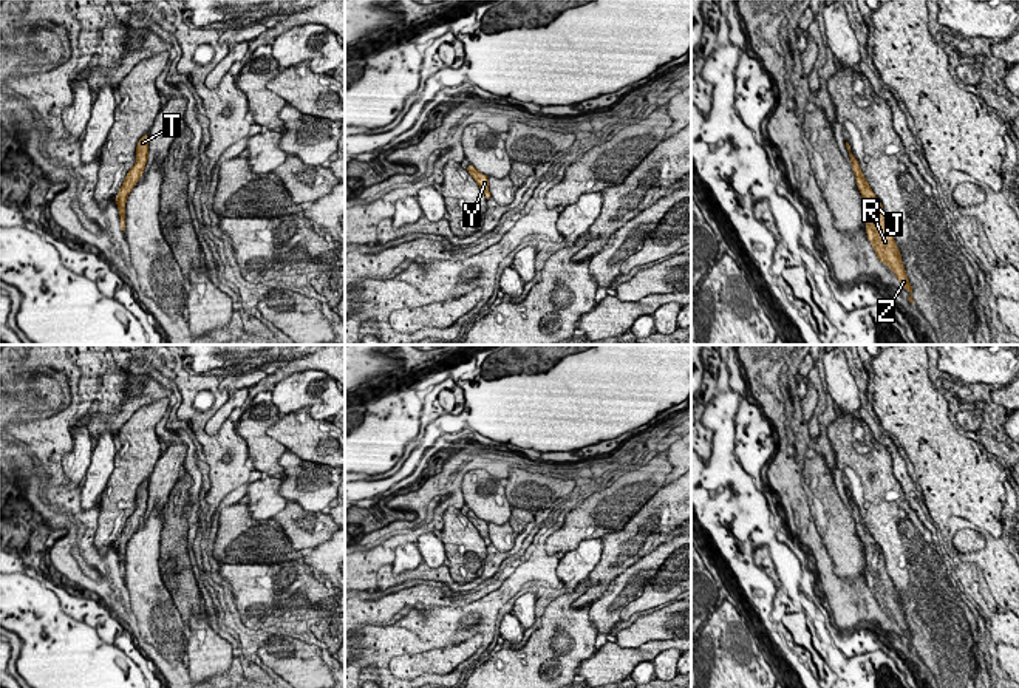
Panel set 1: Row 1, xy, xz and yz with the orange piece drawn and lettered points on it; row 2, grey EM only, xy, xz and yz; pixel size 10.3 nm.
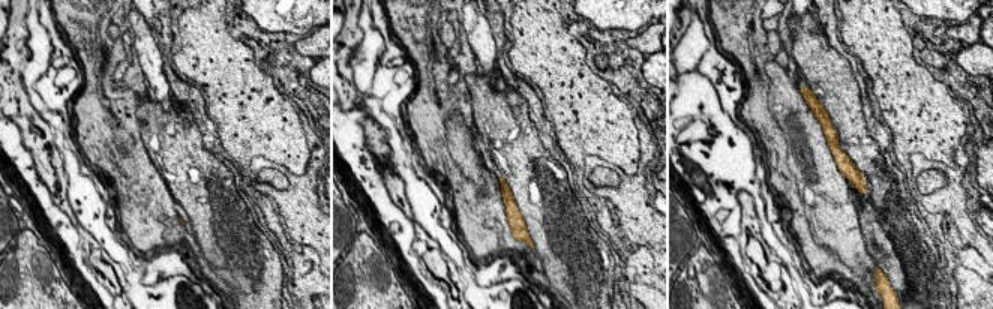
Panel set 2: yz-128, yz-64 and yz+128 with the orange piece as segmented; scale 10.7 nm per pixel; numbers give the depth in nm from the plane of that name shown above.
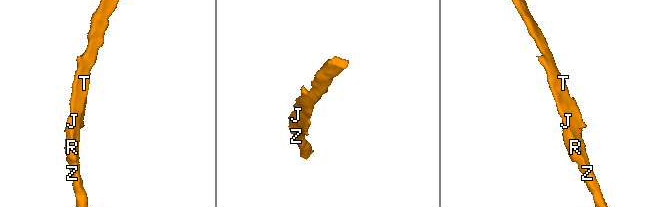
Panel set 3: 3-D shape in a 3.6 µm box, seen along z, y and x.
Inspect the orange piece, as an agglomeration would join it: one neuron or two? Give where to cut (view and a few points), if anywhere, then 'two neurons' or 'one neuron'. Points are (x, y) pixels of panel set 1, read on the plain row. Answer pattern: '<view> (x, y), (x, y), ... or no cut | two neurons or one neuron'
no cut | one neuron

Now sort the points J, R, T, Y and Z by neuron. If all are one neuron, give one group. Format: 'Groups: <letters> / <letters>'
Groups: J R T Y Z

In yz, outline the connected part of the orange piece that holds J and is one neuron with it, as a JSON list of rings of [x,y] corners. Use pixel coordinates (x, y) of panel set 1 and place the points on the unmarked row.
[[[846,489],[846,495],[852,509],[852,516],[857,524],[858,536],[861,538],[861,543],[864,544],[867,586],[874,592],[877,605],[891,614],[891,617],[897,622],[900,631],[911,640],[908,646],[914,649],[912,632],[906,623],[900,597],[886,570],[883,552],[880,546],[874,541],[872,535],[869,533],[869,529],[866,527],[858,507],[852,501],[849,489]]]

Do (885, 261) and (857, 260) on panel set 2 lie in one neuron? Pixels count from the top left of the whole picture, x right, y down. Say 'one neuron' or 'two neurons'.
two neurons

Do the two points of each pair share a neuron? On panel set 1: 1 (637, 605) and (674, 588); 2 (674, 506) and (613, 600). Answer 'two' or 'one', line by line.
1: one
2: two

